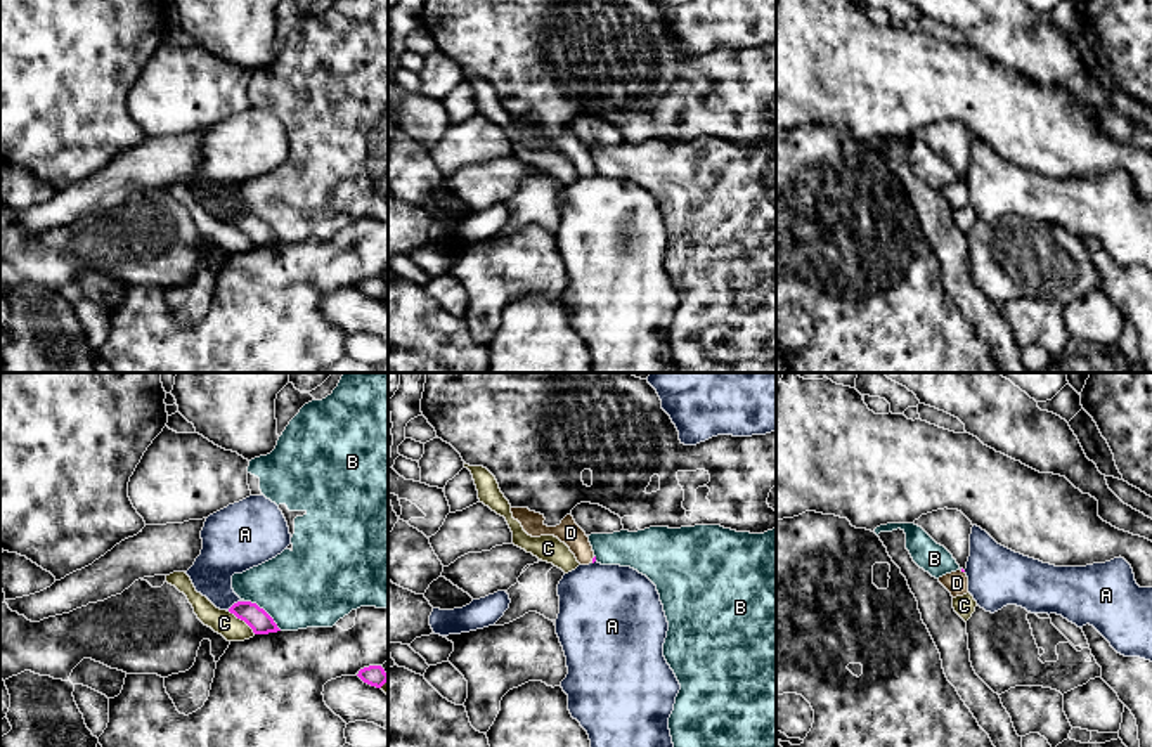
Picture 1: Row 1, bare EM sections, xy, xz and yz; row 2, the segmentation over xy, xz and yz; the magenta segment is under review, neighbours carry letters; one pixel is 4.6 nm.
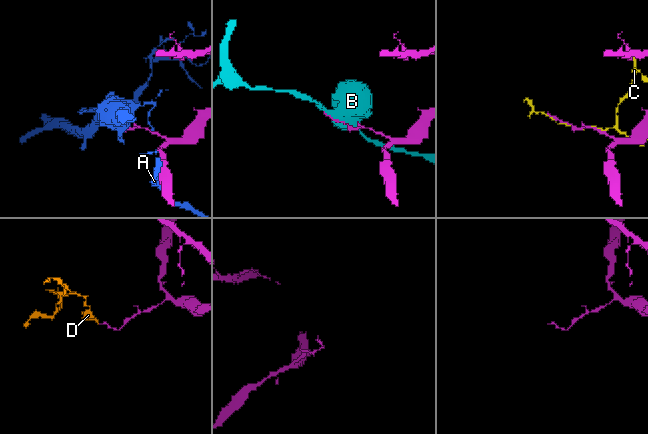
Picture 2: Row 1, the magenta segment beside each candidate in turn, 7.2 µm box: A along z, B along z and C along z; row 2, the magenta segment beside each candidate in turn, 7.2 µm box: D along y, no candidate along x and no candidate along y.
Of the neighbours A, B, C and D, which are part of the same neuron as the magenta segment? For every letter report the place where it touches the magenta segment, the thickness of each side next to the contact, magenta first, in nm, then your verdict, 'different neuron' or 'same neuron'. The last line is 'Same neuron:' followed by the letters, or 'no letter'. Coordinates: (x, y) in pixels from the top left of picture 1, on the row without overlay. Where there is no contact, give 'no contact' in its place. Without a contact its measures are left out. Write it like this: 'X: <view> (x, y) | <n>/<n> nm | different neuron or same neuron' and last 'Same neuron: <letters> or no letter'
A: xy (234, 215) | 100/220 nm | different neuron
B: xy (264, 222) | 100/380 nm | different neuron
C: xy (243, 231) | 100/120 nm | different neuron
D: xz (593, 172) | 20/110 nm | same neuron
Same neuron: D

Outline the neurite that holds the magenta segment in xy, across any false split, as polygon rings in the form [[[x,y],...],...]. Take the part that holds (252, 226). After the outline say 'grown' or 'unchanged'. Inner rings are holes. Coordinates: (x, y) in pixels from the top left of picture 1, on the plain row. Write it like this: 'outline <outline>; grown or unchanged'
outline [[[237,213],[229,220],[237,231],[244,232],[255,246],[269,246],[281,243],[274,231],[251,213]]]; unchanged

